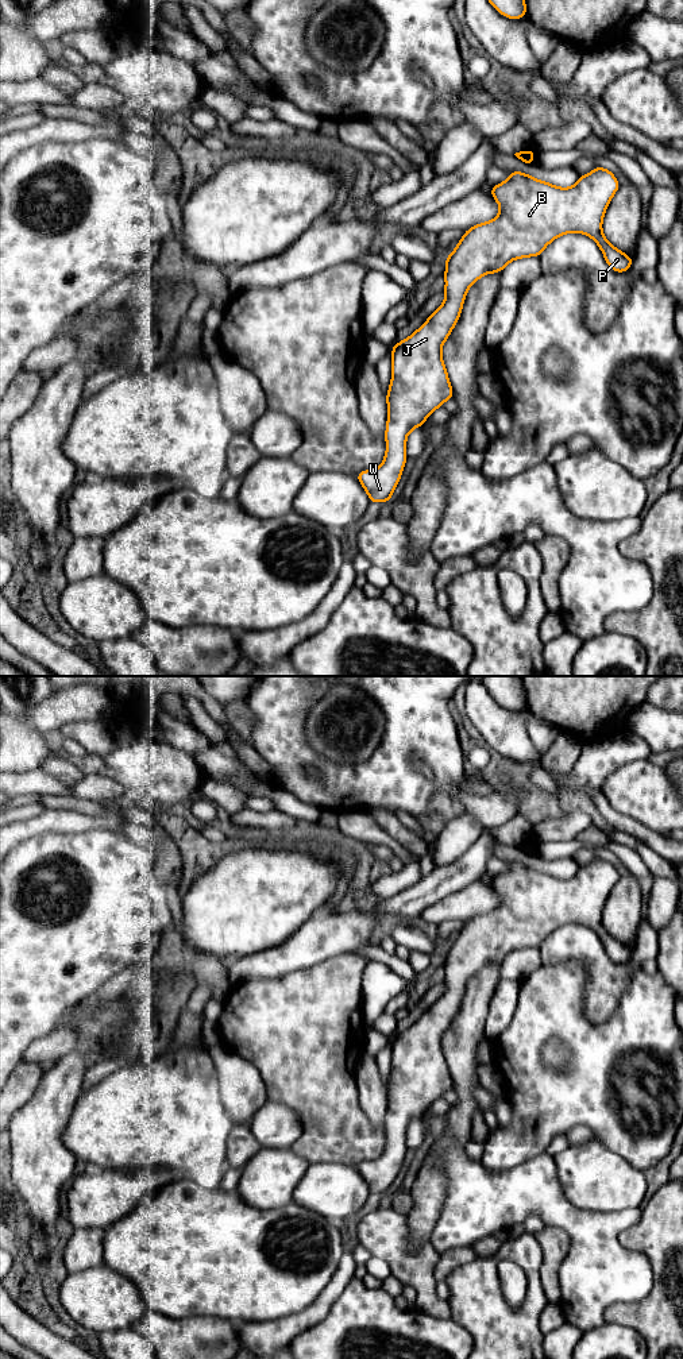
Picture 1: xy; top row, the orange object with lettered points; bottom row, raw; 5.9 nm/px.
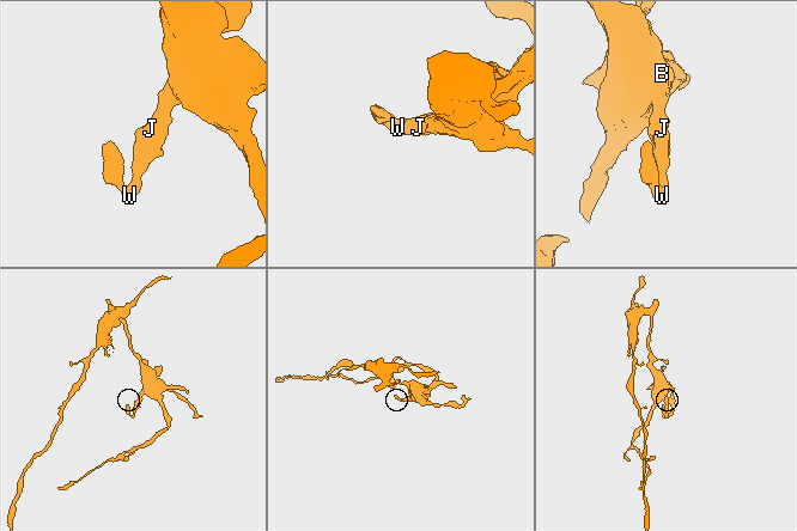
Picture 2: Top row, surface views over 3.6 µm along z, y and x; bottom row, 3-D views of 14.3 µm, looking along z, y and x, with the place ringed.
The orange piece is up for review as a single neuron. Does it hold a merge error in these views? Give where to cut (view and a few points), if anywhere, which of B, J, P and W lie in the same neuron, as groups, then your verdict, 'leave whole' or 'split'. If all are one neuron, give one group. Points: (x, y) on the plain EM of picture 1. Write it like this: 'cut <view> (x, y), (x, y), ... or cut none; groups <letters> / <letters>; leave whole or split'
cut none; groups B J P W; leave whole

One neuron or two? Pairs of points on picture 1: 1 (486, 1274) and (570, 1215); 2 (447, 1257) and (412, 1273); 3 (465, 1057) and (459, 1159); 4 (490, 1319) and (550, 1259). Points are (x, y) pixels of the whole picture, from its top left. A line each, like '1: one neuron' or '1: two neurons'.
1: two neurons
2: two neurons
3: two neurons
4: two neurons

